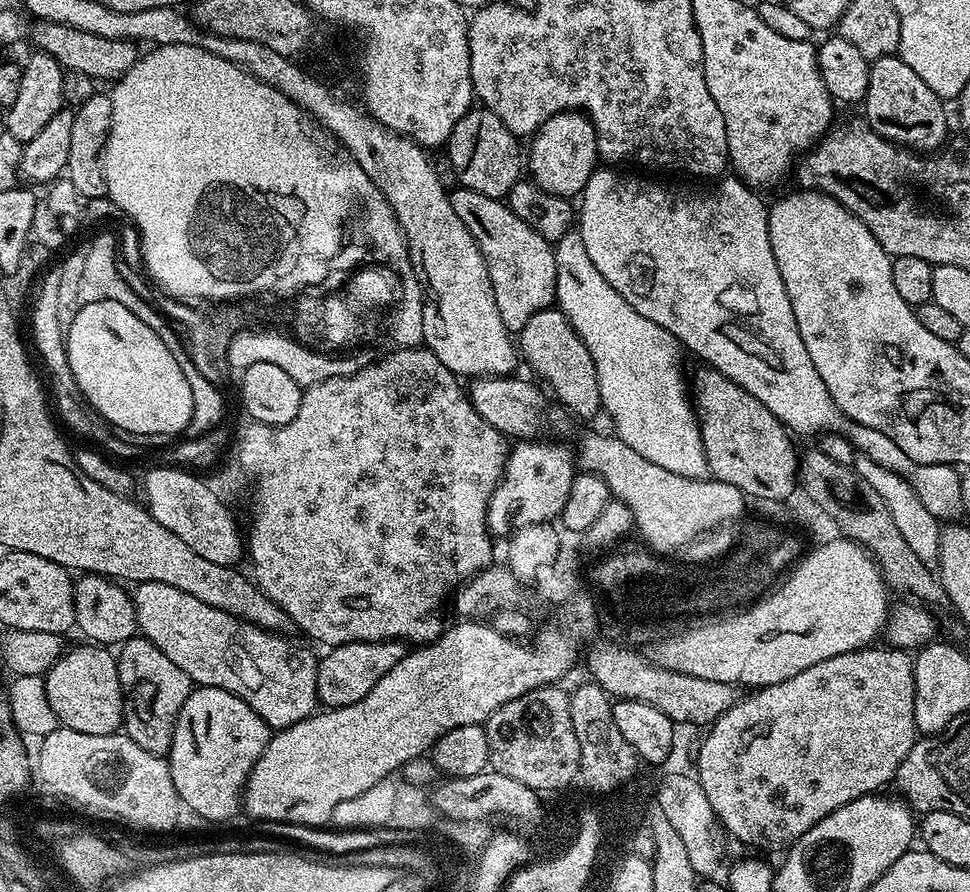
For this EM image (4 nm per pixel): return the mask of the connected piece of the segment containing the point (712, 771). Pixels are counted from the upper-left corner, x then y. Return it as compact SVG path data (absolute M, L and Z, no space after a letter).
M883 646L860 648L857 652L838 654L834 658L826 658L826 662L818 662L818 666L810 666L810 670L802 670L802 674L794 674L794 678L786 678L786 682L771 684L765 688L753 691L752 696L745 695L726 714L722 714L707 729L708 737L700 748L700 772L698 779L709 799L710 806L715 812L718 822L727 835L732 834L736 839L748 846L756 848L785 849L794 844L806 830L810 830L822 818L834 814L847 803L854 802L869 794L881 791L884 783L891 781L896 775L898 766L910 754L916 745L918 733L914 722L914 660L905 649Z

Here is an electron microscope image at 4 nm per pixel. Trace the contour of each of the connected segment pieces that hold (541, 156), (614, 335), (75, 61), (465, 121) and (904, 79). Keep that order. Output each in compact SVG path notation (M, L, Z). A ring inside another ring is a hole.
M565 110L536 129L531 140L532 149L526 152L526 168L532 171L530 179L550 194L579 197L598 167L600 151L592 121L579 110Z
M579 231L567 232L561 240L555 241L556 249L556 298L555 303L561 312L566 314L570 326L582 338L590 358L594 358L594 370L598 370L598 390L602 394L601 409L612 419L614 435L630 450L642 454L646 462L670 470L670 474L682 474L682 478L695 480L709 479L710 473L706 462L706 450L702 446L702 434L698 413L690 395L690 384L684 380L684 368L680 365L682 345L675 340L662 326L642 318L602 274L590 262L586 246L582 246Z
M37 19L30 28L30 40L32 36L32 48L38 52L45 52L50 58L60 63L60 67L78 74L90 74L90 78L97 82L109 80L115 82L127 74L136 61L140 59L142 52L131 40L115 40L114 38L102 38L96 34L88 34L74 26L60 25L58 22Z
M483 106L472 107L456 123L446 145L448 160L452 163L452 172L460 179L457 180L459 187L469 188L478 194L486 194L486 198L504 200L509 190L522 179L522 148L520 152L520 144L516 140L519 140L517 133L511 132L506 126L506 122L502 122L502 118L498 118L498 114L494 114L489 108Z
M899 55L883 56L870 64L870 86L862 105L863 119L882 138L910 148L913 152L931 154L944 147L949 139L948 112L941 100Z

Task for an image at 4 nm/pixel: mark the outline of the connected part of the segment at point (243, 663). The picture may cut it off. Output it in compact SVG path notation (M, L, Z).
M162 582L135 585L131 598L133 606L136 607L139 635L154 642L154 646L158 646L158 650L162 650L162 654L166 654L166 658L170 658L170 662L178 666L178 670L182 670L192 679L193 685L201 688L221 688L242 698L246 706L257 712L272 730L294 726L317 711L317 653L314 654L310 649L288 640L292 638L287 635L268 632L265 628L254 626L226 610L206 606L206 602L198 602L198 598L193 598L182 590L174 590L174 586L166 586Z

